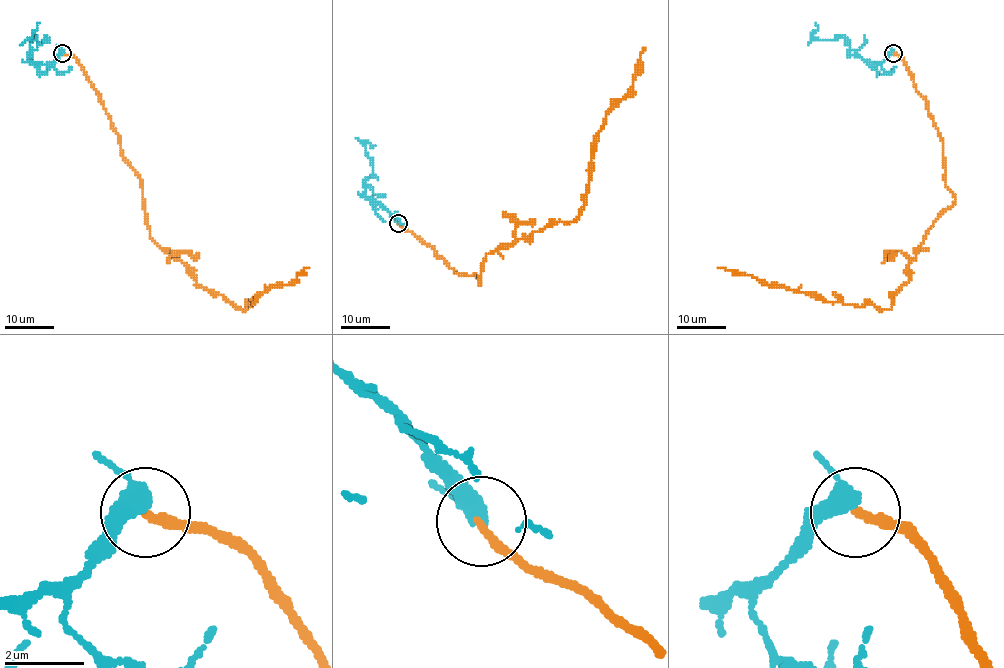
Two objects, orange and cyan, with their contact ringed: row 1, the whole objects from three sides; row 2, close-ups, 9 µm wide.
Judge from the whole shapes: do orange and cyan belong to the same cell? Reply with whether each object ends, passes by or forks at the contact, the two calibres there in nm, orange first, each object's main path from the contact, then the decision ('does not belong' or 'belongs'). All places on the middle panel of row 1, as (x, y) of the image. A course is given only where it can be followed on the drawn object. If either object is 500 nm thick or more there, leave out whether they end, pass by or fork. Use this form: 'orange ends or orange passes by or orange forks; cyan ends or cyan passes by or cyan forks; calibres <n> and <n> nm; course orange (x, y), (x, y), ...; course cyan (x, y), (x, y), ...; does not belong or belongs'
orange ends; cyan passes by; calibres 240 and 380 nm; course orange (398, 223), (479, 284), (487, 254), (572, 222), (605, 115), (632, 86), (644, 48); course cyan (398, 223), (366, 193), (365, 182), (372, 174), (372, 161), (365, 145), (367, 141), (375, 145); does not belong

